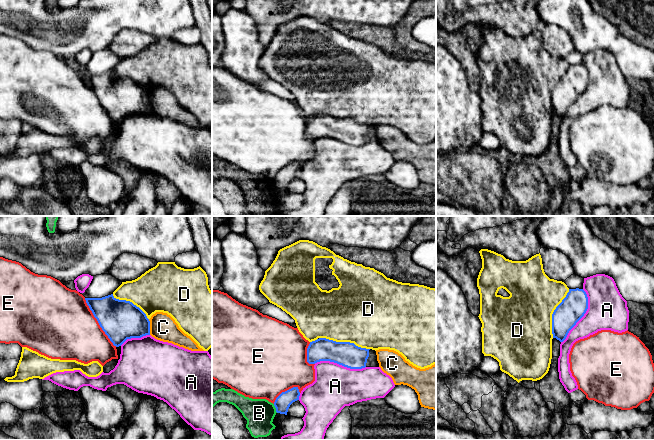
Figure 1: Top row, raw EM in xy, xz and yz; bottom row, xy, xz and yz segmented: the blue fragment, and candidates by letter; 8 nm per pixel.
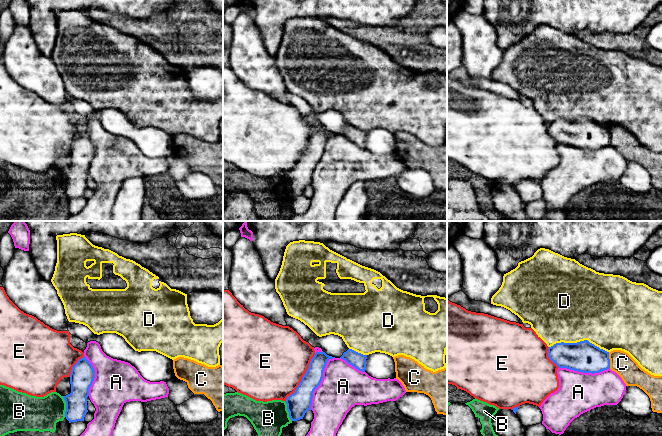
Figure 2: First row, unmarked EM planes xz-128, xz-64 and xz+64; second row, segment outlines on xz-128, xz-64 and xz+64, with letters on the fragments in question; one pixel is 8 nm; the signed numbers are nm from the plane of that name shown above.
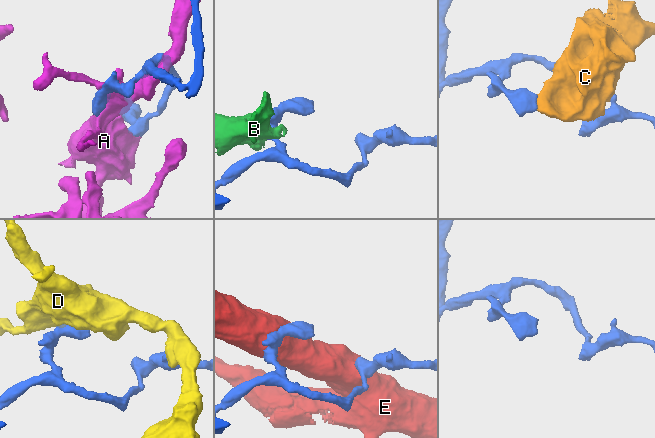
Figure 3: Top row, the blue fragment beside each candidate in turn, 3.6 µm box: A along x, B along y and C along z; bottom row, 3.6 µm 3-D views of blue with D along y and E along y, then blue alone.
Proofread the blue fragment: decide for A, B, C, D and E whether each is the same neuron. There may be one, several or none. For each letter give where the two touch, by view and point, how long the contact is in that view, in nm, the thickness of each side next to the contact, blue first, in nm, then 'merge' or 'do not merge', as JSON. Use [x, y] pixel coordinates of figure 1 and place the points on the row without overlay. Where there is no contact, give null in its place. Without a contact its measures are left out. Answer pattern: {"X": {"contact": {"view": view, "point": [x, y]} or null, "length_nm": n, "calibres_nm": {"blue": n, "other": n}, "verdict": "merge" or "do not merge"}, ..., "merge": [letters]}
{"A": {"contact": {"view": "yz", "point": [583, 91]}, "length_nm": 460, "calibres_nm": {"blue": 200, "other": 320}, "verdict": "do not merge"}, "B": {"contact": {"view": "xz", "point": [275, 183]}, "length_nm": 80, "calibres_nm": {"blue": 130, "other": 240}, "verdict": "do not merge"}, "C": {"contact": {"view": "xy", "point": [149, 103]}, "length_nm": 130, "calibres_nm": {"blue": 320, "other": 220}, "verdict": "do not merge"}, "D": {"contact": {"view": "xz", "point": [344, 118]}, "length_nm": 420, "calibres_nm": {"blue": 200, "other": 480}, "verdict": "do not merge"}, "E": {"contact": {"view": "xy", "point": [98, 98]}, "length_nm": 460, "calibres_nm": {"blue": 320, "other": 480}, "verdict": "do not merge"}, "merge": []}

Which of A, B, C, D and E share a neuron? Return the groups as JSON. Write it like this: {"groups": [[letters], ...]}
{"groups": [["A"], ["B"], ["C"], ["D"], ["E"]]}

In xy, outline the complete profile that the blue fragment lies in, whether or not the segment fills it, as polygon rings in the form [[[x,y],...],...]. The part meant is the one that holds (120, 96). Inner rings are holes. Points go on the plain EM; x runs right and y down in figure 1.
[[[113,70],[85,76],[114,122],[121,122],[127,115],[150,111],[149,95],[132,78],[116,75]]]

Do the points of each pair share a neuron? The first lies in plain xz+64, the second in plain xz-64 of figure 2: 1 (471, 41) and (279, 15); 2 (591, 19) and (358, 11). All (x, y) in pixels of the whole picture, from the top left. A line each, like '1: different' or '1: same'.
1: different
2: same

